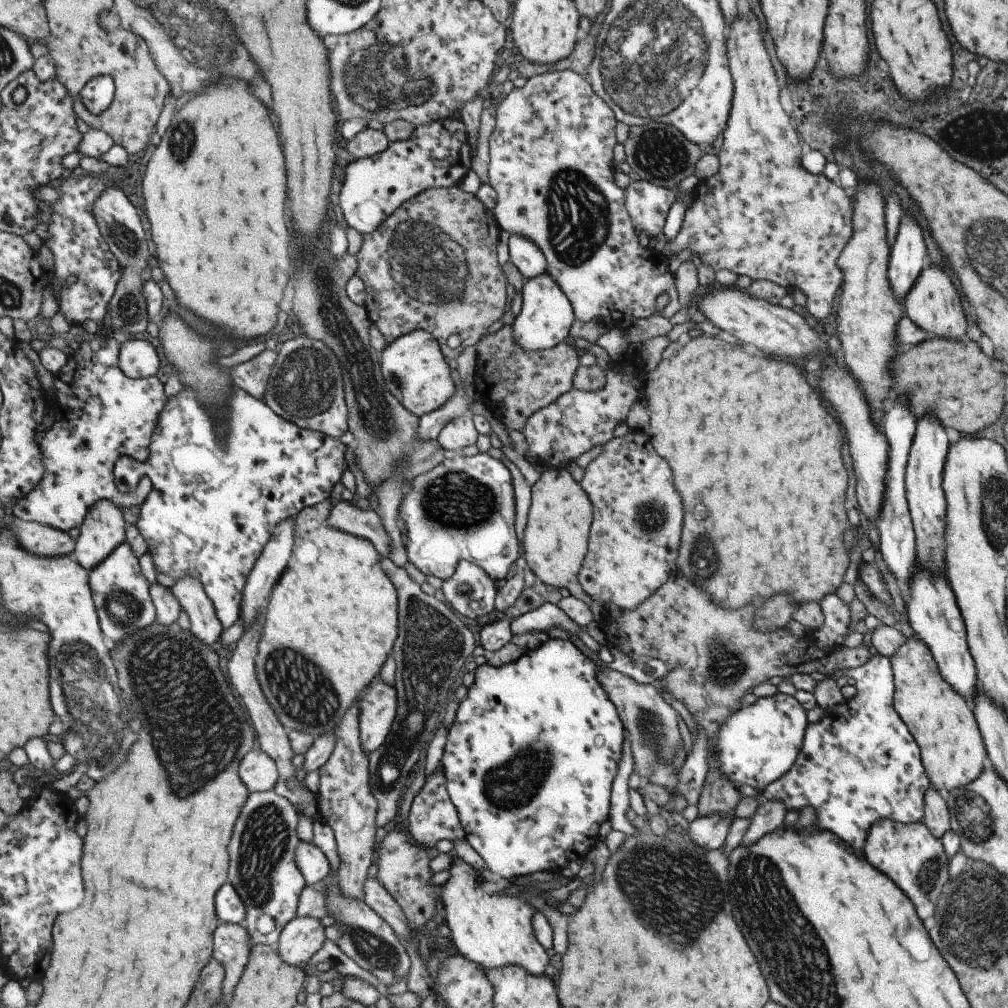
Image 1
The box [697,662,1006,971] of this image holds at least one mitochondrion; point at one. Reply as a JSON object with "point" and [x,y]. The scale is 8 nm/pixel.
{"point":[973,815]}

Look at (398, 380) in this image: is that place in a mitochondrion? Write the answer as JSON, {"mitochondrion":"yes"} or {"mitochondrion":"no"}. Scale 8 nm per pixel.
{"mitochondrion":"yes"}

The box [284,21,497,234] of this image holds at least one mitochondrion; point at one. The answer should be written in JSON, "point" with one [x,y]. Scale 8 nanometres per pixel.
{"point":[382,75]}

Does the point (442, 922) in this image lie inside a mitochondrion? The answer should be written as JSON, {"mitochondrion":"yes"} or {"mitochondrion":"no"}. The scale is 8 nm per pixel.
{"mitochondrion":"no"}

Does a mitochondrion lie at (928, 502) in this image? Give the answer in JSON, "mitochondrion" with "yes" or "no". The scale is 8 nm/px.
{"mitochondrion":"no"}

